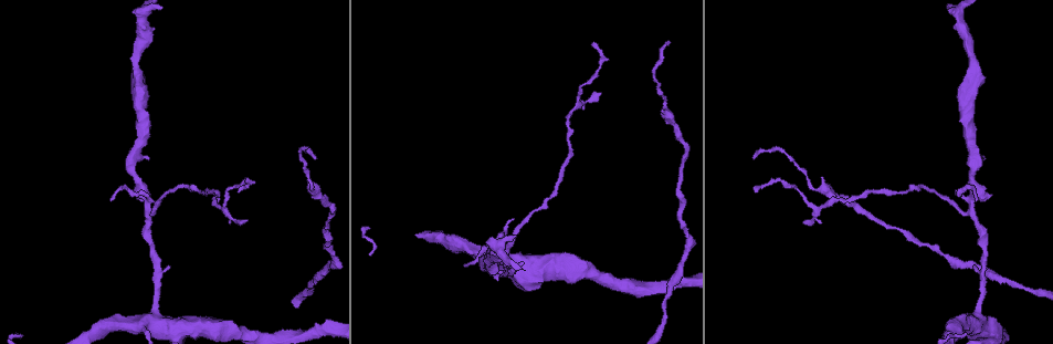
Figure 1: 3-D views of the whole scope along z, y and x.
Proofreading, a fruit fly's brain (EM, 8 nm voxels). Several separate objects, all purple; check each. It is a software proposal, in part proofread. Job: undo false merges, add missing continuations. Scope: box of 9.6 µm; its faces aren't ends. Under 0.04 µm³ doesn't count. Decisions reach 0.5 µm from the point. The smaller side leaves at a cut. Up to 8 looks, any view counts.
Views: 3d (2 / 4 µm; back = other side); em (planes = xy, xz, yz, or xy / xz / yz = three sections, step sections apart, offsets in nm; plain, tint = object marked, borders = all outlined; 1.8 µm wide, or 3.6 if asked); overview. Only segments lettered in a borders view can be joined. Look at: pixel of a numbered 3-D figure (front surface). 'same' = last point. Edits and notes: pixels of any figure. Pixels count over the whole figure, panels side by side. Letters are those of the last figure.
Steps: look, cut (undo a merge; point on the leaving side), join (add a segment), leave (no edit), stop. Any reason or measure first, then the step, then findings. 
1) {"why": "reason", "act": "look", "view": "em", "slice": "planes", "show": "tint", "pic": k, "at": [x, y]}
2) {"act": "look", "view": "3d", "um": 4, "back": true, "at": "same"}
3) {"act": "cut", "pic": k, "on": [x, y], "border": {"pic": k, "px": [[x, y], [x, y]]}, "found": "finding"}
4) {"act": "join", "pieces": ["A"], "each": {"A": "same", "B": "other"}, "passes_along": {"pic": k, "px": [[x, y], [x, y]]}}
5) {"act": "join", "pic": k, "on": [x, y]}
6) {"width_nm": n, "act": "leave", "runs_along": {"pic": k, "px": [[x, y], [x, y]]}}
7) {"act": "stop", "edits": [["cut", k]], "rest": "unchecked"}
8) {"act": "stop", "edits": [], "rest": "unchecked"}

{"why": "an open end", "act": "look", "view": "3d", "um": 4, "pic": 1, "at": [315, 159]}

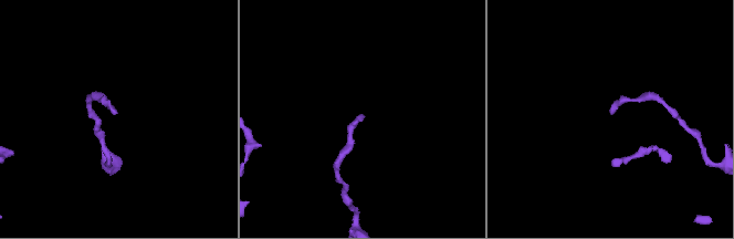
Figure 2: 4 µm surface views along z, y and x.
{"why": "need the tissue", "act": "look", "view": "em", "slice": "planes", "show": "borders", "pic": 2, "at": [113, 112]}

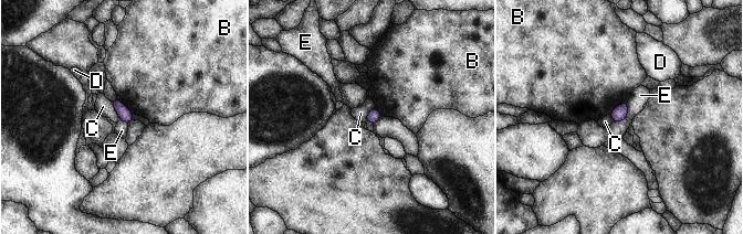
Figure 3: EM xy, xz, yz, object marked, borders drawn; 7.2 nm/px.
{"width_nm": 90, "act": "leave", "each": {"B": "other", "C": "other", "D": "other", "E": "other"}, "border": {"pic": 3, "px": [[628, 102], [628, 114], [614, 123]]}, "found": "no lettered segment goes on from it"}

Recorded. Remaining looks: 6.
{"why": "branch stops here", "act": "look", "view": "em", "slice": "planes", "show": "borders", "pic": 1, "at": [804, 220]}

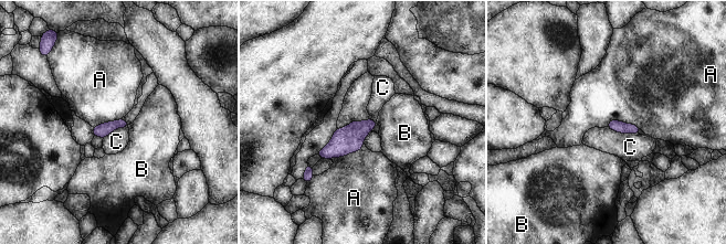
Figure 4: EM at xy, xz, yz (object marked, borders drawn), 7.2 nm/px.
{"act": "leave", "each": {"A": "other", "B": "other", "C": "other"}, "border": {"pic": 4, "px": [[606, 125], [618, 119], [641, 129]]}, "found": "none of them fits"}

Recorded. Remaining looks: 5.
{"why": "side arm on a straight run", "act": "look", "view": "em", "um": 3.6, "slice": "xz", "step": 4, "show": "borders", "pic": 1, "at": [151, 216]}

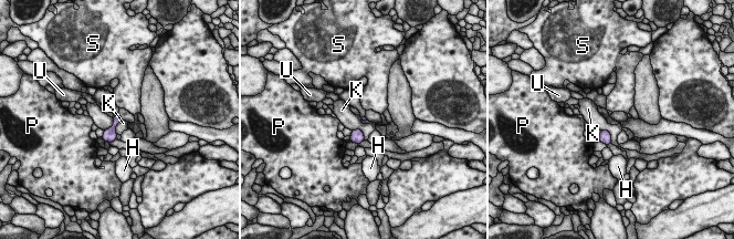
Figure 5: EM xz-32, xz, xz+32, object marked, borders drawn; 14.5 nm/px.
{"longest_contact_nm": ["K", 240], "act": "leave", "each": {"H": "other", "K": "other", "P": "other", "S": "other", "U": "other"}, "border": {"pic": 5, "px": [[353, 130], [359, 130], [365, 139]]}, "found": "one cell here"}

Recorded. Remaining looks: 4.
{"act": "stop", "edits": [], "rest": "unchecked"}

